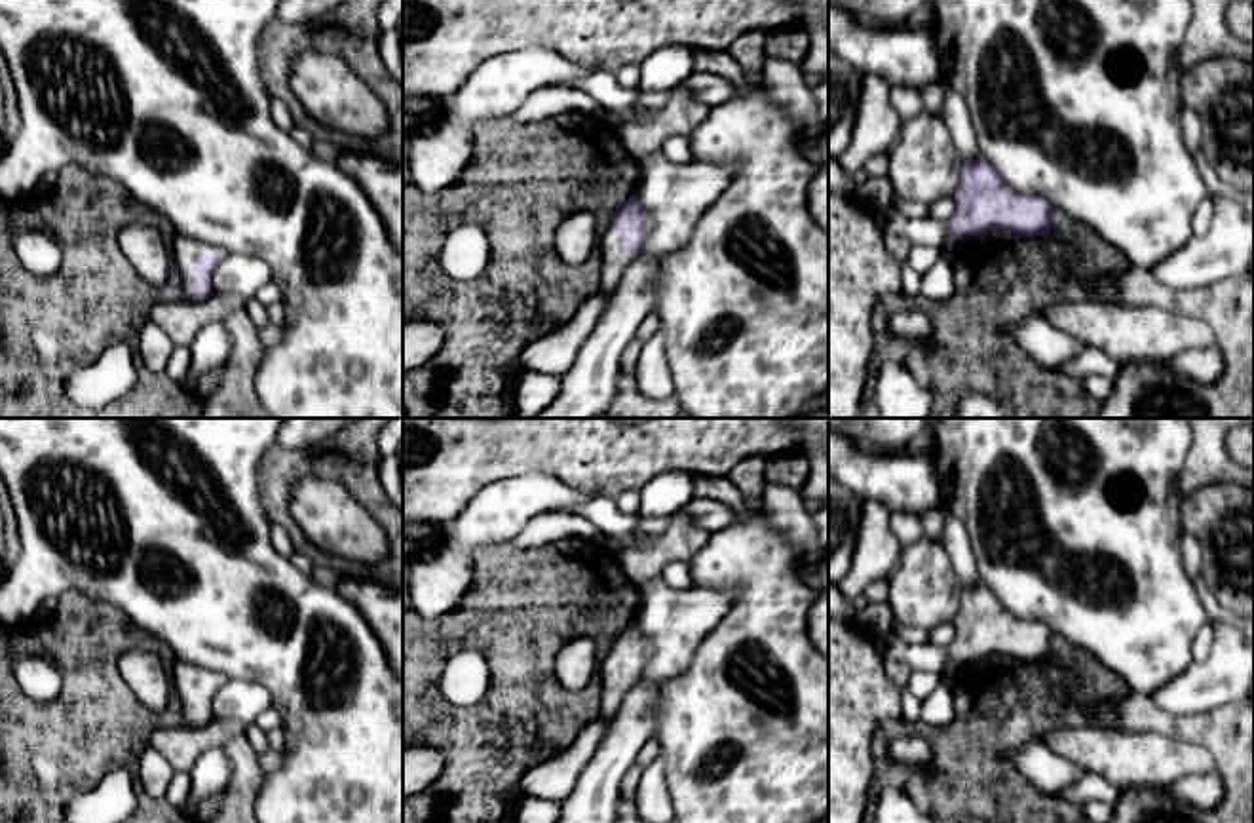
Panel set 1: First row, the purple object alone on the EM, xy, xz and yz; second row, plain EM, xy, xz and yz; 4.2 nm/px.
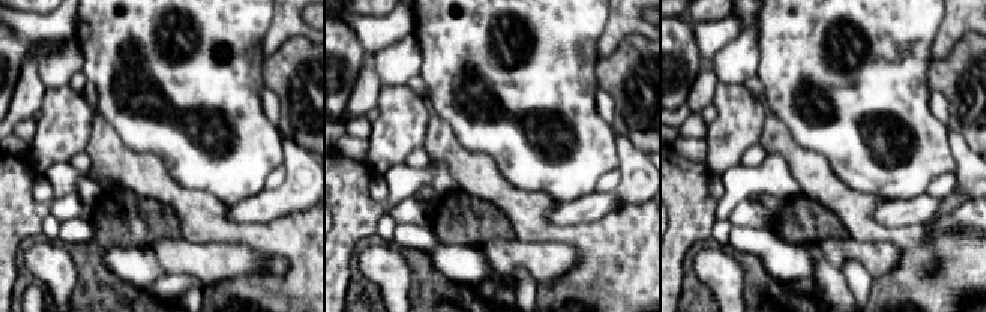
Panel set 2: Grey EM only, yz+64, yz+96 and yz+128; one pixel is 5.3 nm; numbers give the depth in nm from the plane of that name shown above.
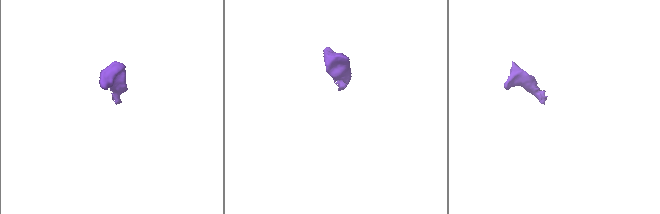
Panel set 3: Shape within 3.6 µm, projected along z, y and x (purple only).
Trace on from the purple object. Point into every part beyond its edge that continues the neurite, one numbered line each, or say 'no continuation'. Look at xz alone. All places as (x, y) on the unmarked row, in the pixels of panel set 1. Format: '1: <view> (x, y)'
1: xz (614, 685)

